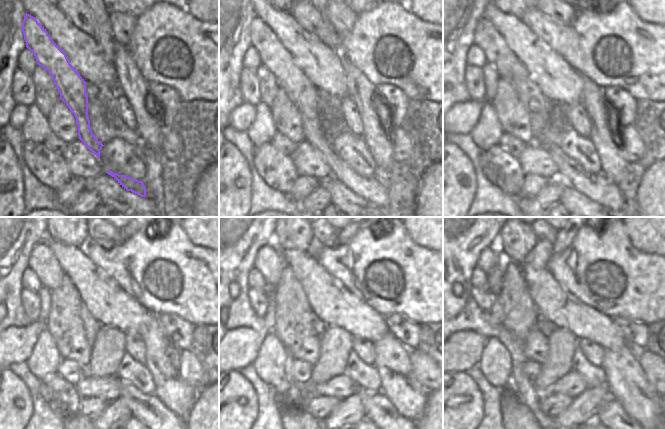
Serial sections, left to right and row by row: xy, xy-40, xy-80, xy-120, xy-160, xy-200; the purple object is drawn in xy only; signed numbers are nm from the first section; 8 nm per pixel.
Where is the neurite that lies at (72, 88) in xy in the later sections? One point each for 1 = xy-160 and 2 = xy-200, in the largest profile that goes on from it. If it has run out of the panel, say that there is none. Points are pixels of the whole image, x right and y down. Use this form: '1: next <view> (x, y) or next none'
1: next xy-160 (379, 410)
2: next xy-200 (611, 415)

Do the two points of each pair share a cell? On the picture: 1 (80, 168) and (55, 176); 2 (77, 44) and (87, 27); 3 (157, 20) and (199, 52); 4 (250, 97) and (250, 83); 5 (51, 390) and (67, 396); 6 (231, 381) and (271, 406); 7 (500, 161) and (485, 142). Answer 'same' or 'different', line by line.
1: different
2: different
3: same
4: same
5: same
6: different
7: different

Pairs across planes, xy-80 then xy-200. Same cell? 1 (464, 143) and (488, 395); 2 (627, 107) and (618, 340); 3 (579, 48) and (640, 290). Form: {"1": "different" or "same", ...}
{"1": "same", "2": "different", "3": "same"}

